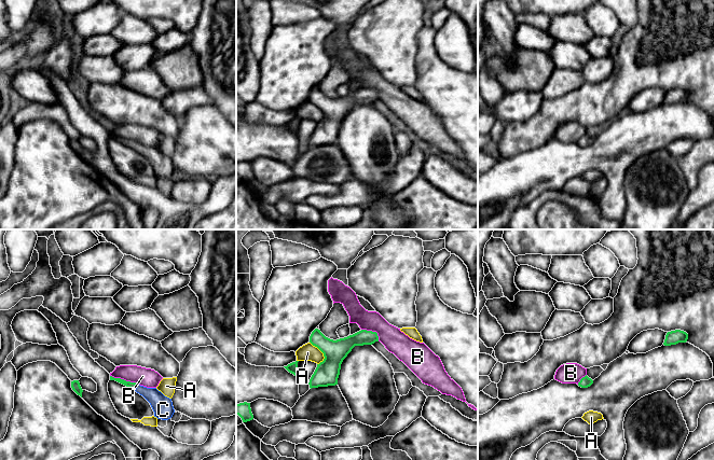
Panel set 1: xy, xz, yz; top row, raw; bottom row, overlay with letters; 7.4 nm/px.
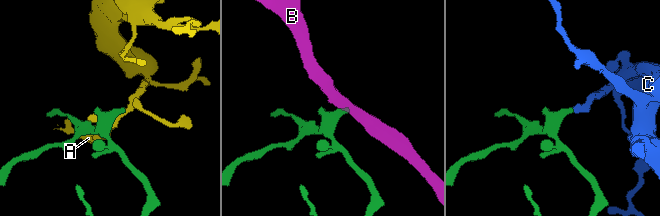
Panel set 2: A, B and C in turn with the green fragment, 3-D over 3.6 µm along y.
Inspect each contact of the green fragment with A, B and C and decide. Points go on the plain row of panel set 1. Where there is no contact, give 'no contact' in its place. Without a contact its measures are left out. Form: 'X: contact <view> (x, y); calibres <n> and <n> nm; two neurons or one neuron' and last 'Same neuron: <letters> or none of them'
A: contact xz (321, 110); calibres 180 and 130 nm; two neurons
B: contact xy (123, 138); calibres 50 and 140 nm; two neurons
C: contact xy (135, 145); calibres 50 and 150 nm; one neuron
Same neuron: C

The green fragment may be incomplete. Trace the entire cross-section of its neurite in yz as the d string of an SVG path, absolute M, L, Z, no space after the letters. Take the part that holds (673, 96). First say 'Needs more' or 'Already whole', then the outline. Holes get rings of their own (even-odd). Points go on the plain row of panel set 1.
Already whole. M675 88L667 92L663 103L671 104L671 103L676 103L678 101L686 101L687 98L688 98L688 93L686 90L681 88Z

